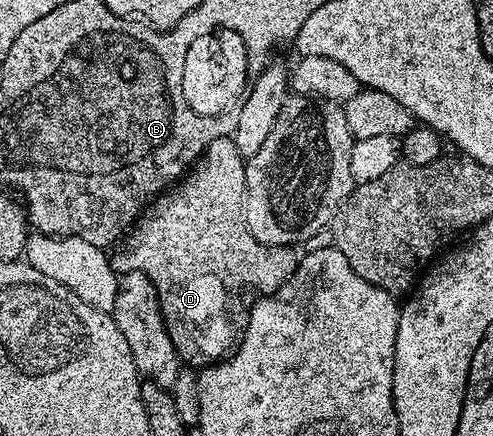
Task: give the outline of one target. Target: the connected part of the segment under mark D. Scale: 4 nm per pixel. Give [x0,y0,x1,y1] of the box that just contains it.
[110,137,298,363]

